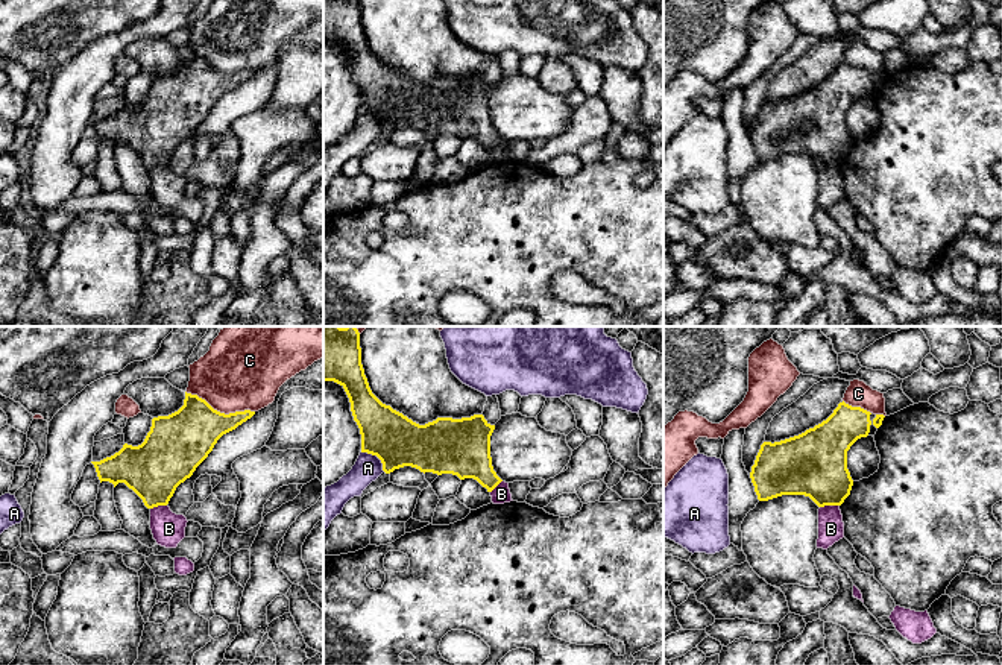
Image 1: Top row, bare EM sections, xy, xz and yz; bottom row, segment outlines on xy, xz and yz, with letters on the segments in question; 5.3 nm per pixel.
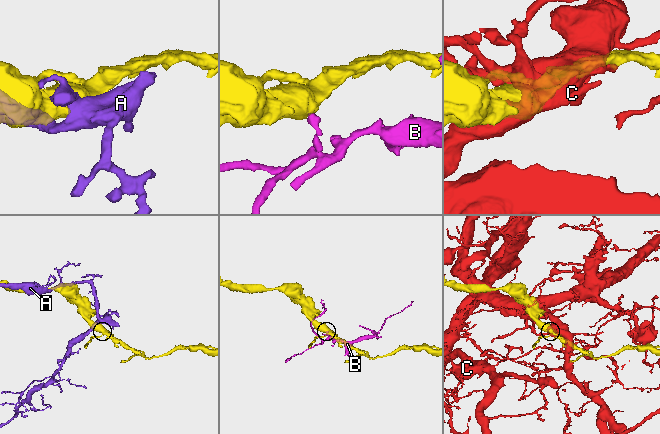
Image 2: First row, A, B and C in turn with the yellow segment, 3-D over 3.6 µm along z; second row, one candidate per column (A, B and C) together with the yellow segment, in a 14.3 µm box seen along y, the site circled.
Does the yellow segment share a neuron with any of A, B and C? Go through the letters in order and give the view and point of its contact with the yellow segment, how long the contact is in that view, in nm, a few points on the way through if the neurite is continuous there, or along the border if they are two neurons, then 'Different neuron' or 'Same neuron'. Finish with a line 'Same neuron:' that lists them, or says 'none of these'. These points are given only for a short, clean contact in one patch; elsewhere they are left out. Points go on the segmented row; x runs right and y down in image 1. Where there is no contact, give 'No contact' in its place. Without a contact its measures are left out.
A: Touches yellow at xz (377, 456). Shared border 170 nm. Different neuron
B: Touches yellow at yz (829, 504). Shared border 110 nm. Boundary: yz (838, 504), (820, 507). Different neuron
C: Touches yellow at xy (219, 412). Shared border 380 nm. Different neuron
Same neuron: none of these

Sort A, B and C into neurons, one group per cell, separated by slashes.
A / B / C

